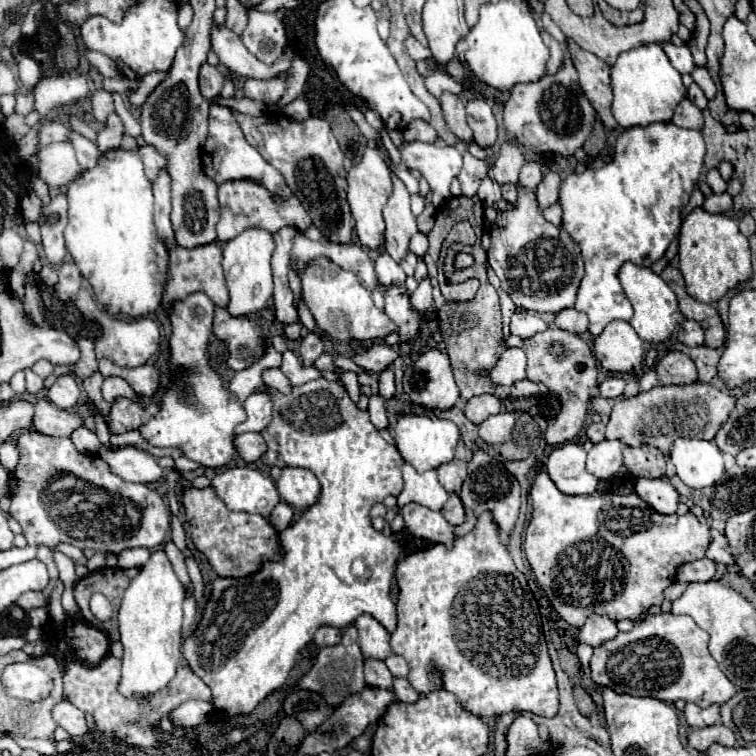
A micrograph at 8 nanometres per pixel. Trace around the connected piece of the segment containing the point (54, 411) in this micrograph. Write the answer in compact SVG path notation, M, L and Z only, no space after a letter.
M43 398L35 402L33 428L37 432L49 434L49 436L69 436L79 426L81 426L81 420L73 412L61 410Z

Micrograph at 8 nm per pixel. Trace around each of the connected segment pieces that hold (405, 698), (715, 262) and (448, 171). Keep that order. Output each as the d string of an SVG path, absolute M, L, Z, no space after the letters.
M393 678L393 692L397 696L397 700L401 702L415 702L419 698L419 694L415 692L415 688L409 684L407 678Z
M695 208L681 224L679 238L679 264L687 284L687 292L705 304L715 304L729 290L741 282L751 280L751 250L747 238L741 234L739 224L723 214L709 214L703 208Z
M403 140L403 146L399 148L403 166L407 170L417 170L433 188L433 204L439 208L443 206L449 198L449 186L451 180L459 174L463 160L461 152L453 146L435 146L435 144L425 144L419 140L407 142Z

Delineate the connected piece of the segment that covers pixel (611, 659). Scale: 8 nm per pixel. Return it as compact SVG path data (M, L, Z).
M671 612L647 614L631 632L619 632L613 640L599 644L591 658L591 678L619 694L651 696L669 704L685 700L701 708L723 704L735 694L735 686L709 652L709 634L691 616L675 616Z

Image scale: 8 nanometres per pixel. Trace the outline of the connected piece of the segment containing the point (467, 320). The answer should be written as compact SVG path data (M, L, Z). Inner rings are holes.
M485 272L479 276L479 282L481 282L481 286L477 290L477 296L473 300L469 300L469 302L445 302L441 294L433 294L435 296L435 308L437 308L437 314L439 314L439 328L441 328L445 346L447 346L447 354L451 356L453 374L455 374L455 380L459 384L463 402L467 402L471 396L477 396L477 394L485 394L485 392L495 394L495 384L491 382L489 372L495 368L495 364L499 360L499 348L503 344L503 324L501 324L499 294L487 282L487 274Z

